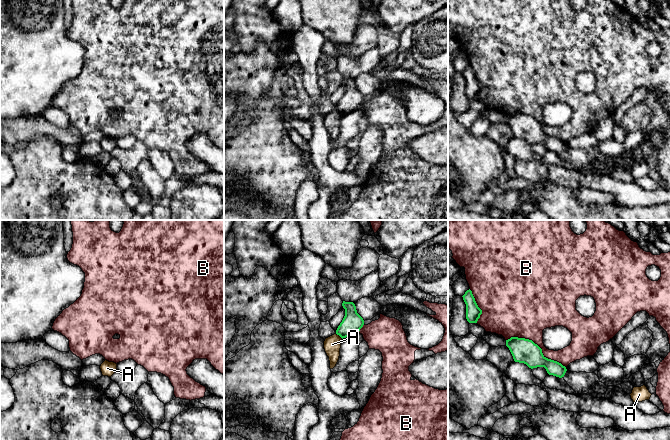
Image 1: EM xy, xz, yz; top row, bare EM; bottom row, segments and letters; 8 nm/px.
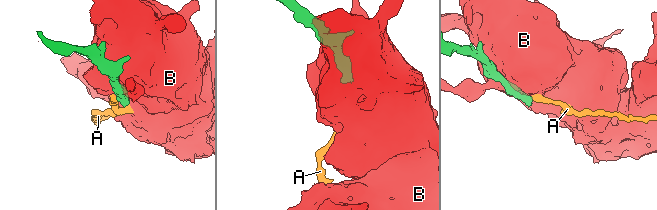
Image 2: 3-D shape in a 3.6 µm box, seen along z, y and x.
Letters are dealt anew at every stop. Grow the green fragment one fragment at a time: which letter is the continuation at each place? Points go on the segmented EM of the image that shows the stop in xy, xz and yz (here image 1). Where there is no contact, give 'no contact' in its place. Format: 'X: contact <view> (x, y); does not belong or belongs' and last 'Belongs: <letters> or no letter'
A: contact xz (339, 335); does not belong
B: contact yz (537, 345); does not belong
Belongs: no letter

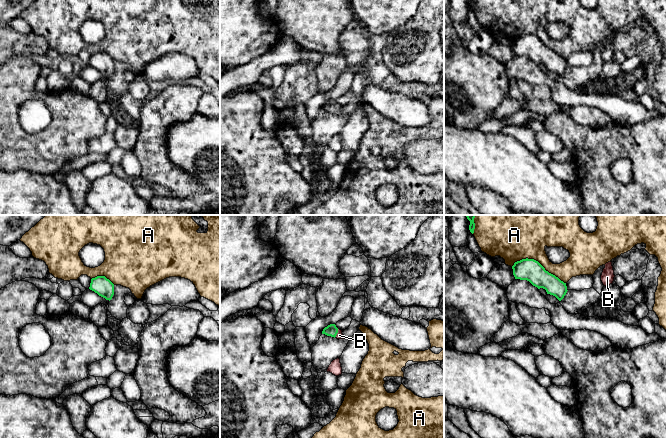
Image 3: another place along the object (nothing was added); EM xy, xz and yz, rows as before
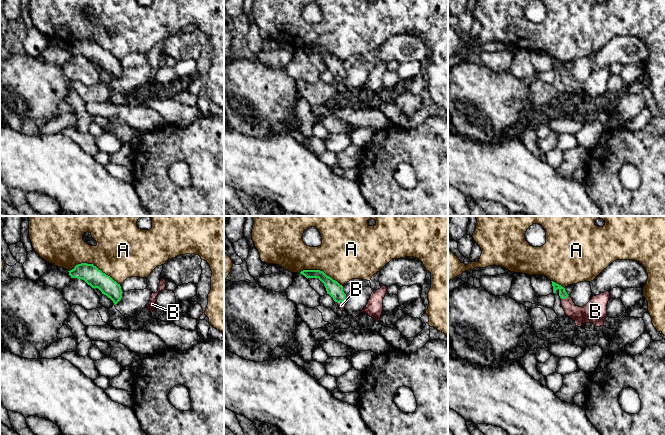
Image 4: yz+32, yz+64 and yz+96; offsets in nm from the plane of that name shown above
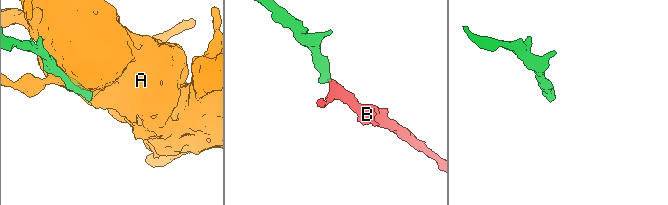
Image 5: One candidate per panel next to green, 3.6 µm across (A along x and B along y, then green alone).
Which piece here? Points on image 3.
A: contact yz (538, 262); does not belong
B: contact xz (337, 332); belongs
Belongs: B

